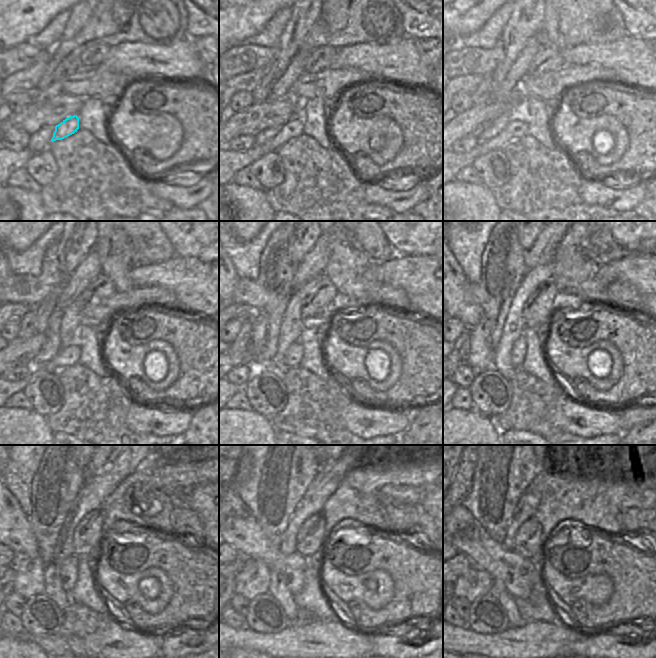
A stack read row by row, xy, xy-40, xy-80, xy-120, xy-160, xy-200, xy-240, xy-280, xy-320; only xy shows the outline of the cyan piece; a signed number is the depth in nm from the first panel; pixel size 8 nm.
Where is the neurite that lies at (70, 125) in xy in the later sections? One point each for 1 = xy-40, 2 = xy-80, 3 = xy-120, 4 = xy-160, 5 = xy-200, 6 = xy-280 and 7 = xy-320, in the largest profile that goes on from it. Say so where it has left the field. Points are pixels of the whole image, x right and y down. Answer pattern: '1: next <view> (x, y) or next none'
1: next xy-40 (293, 128)
2: next xy-80 (516, 129)
3: next xy-120 (68, 356)
4: next xy-160 (294, 354)
5: next xy-200 (519, 349)
6: next xy-280 (239, 528)
7: next xy-320 (518, 574)

